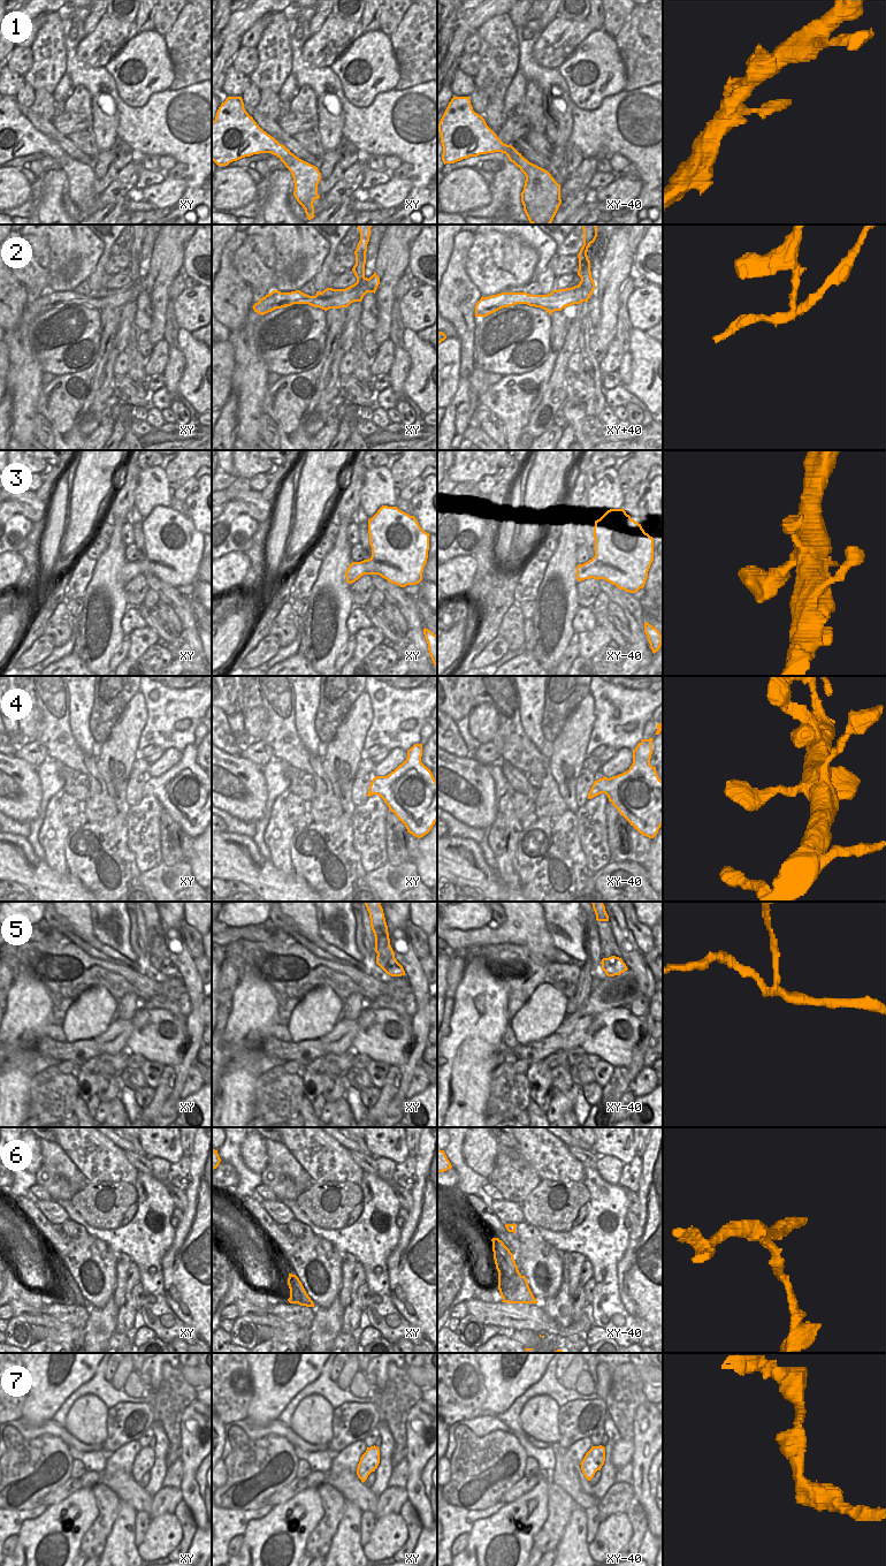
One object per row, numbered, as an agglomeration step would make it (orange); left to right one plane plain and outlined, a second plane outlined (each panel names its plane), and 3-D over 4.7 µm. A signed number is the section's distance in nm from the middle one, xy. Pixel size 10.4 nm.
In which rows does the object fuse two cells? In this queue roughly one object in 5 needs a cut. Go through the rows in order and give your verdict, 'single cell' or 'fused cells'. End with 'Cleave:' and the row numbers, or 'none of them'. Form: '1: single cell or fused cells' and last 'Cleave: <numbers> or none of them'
1: single cell
2: fused cells
3: single cell
4: single cell
5: fused cells
6: fused cells
7: single cell
Cleave: 2, 5, 6

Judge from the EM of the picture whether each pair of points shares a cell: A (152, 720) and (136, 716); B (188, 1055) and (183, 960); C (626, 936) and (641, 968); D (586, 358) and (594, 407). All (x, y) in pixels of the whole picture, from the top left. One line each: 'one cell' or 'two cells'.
A: two cells
B: one cell
C: one cell
D: one cell

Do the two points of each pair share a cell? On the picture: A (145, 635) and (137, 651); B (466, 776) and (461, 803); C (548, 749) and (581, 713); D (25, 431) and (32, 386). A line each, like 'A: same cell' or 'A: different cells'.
A: same cell
B: same cell
C: different cells
D: same cell

